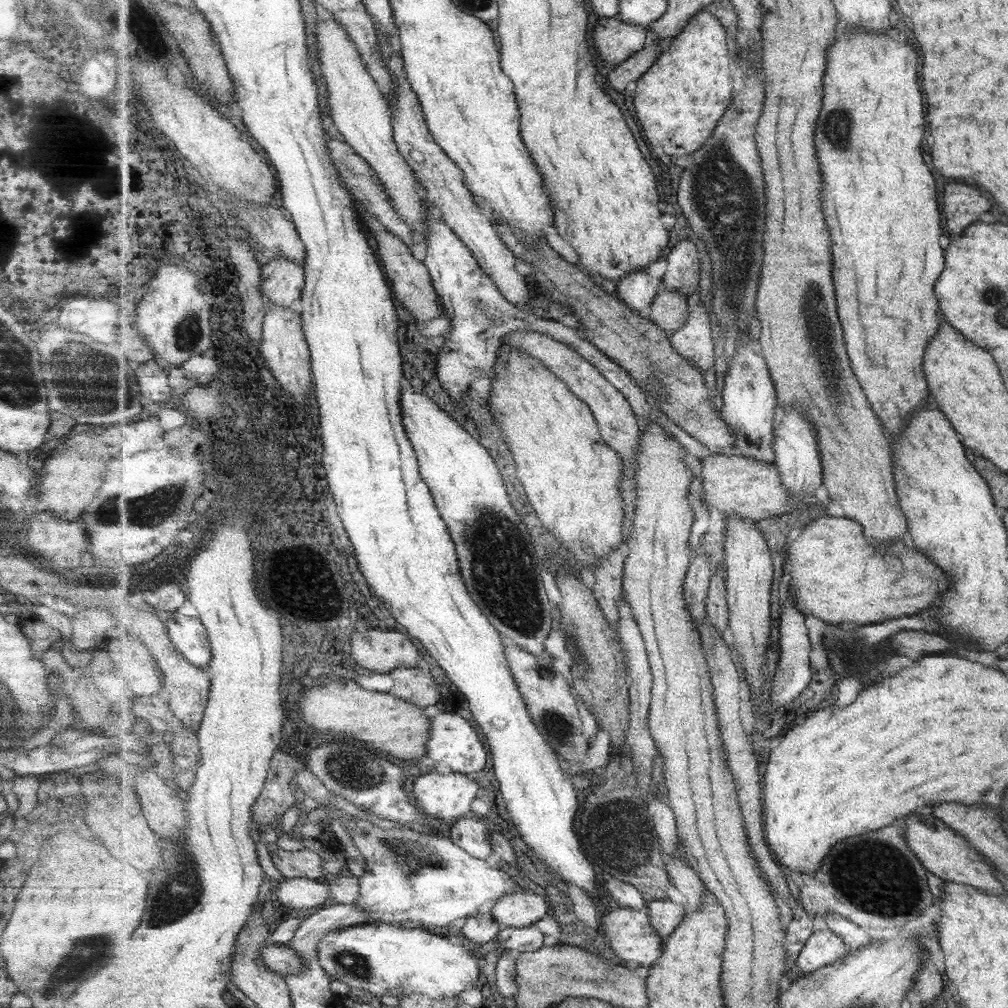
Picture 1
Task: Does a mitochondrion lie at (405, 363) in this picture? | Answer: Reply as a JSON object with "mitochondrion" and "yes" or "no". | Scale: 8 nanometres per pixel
{"mitochondrion":"no"}

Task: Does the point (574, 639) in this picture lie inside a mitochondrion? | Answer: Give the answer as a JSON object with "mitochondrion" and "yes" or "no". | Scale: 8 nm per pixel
{"mitochondrion":"yes"}

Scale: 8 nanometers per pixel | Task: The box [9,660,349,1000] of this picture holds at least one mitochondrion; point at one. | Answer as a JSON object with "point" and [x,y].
{"point":[182,892]}

